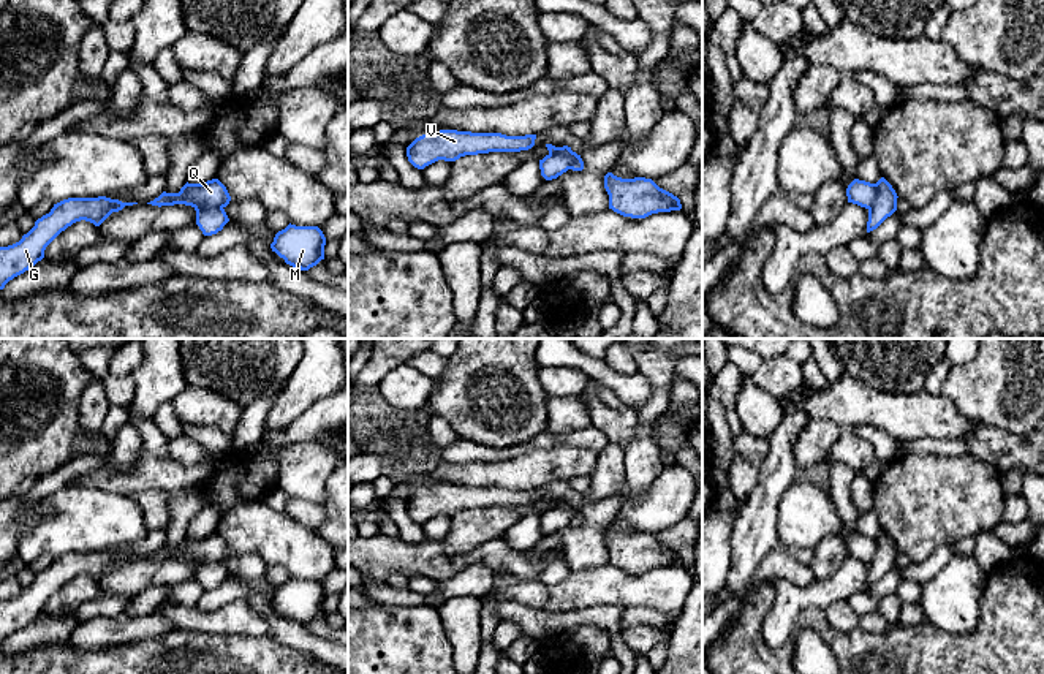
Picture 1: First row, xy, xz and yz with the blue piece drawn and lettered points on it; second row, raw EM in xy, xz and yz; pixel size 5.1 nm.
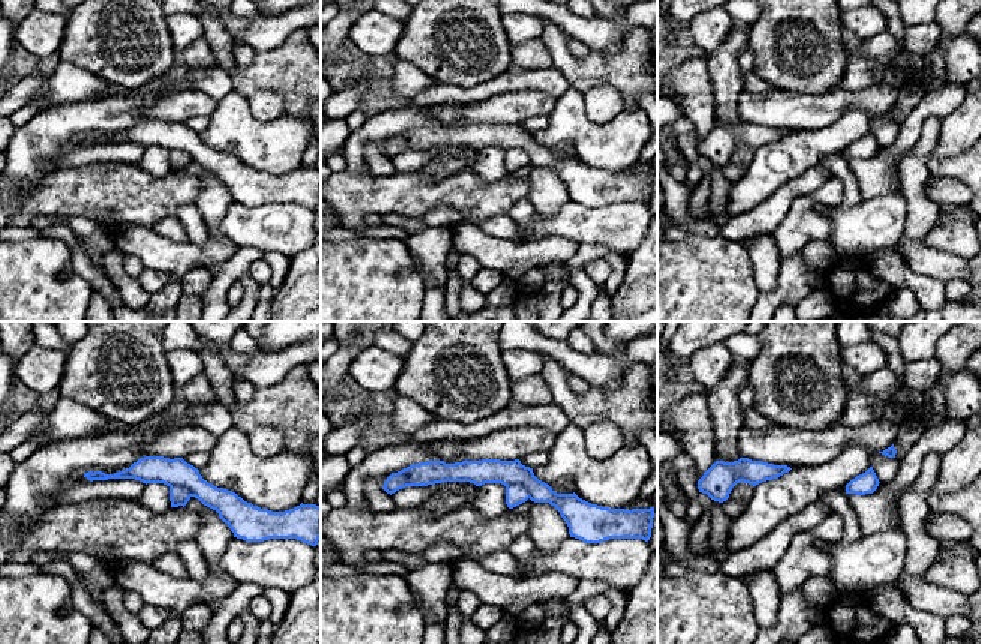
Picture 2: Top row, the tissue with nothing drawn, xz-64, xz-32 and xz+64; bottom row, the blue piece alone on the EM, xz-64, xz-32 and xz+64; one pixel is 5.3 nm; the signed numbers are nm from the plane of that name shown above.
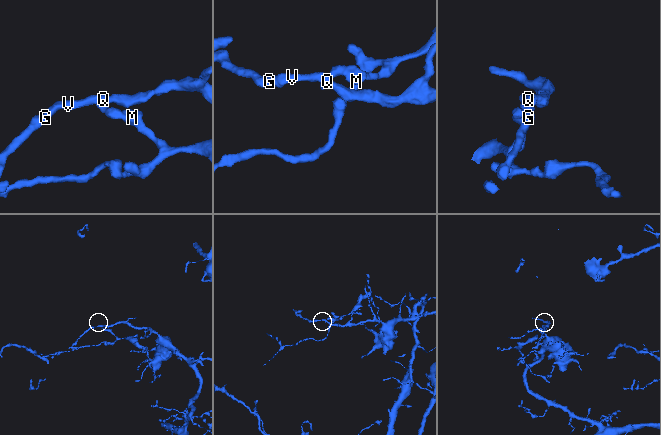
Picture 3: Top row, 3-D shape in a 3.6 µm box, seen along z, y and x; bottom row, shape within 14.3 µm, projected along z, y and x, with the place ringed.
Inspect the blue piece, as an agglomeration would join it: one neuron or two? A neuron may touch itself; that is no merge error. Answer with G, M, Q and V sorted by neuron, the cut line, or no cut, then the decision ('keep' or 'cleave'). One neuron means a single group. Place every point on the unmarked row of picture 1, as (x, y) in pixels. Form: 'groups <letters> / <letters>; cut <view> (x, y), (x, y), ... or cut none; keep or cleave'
groups G Q V / M; cut xy (193, 560), (222, 562); cleave

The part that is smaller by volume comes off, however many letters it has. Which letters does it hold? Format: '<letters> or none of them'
M

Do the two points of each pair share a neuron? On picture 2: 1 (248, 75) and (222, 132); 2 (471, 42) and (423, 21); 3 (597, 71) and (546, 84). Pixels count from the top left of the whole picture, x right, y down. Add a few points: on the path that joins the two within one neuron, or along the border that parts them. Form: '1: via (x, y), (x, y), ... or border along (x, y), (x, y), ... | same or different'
1: border along (233, 89), (248, 98) | different
2: via (459, 39), (455, 35), (435, 33) | same
3: border along (552, 66), (563, 74), (570, 86) | different

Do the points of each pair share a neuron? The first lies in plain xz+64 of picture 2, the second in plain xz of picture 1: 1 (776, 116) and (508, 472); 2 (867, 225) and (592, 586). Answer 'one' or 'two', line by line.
1: one
2: one

